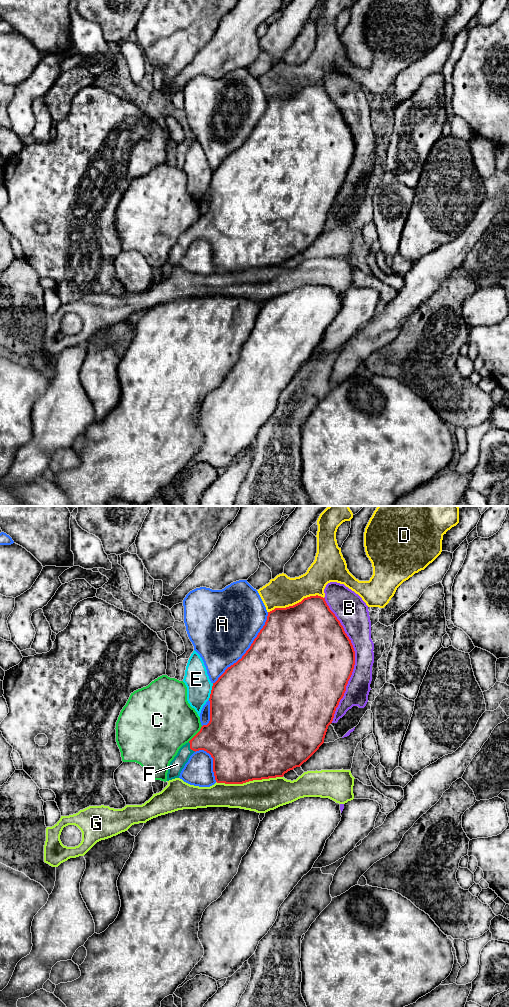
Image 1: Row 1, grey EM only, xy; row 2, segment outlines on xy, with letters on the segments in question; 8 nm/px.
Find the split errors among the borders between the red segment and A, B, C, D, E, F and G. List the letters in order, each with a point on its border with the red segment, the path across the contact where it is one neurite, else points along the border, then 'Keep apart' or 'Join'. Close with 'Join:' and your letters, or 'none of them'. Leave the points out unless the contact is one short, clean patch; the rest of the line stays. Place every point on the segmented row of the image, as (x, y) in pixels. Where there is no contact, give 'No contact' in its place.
A: Touches red at xy (248, 649). Keep apart
B: Touches red at xy (354, 660). Keep apart
C: Touches red at xy (196, 734). Boundary: xy (202, 726), (188, 741). Keep apart
D: Touches red at xy (295, 604). Keep apart
E: Touches red at xy (211, 691). Keep apart
F: Touches red at xy (190, 748). Path across: xy (219, 738), (202, 740), (190, 748), (177, 764). Join
G: Touches red at xy (249, 780). Keep apart
Join: F

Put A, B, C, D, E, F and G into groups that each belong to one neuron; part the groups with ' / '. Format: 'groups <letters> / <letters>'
groups A / B / C / D / E / F / G

